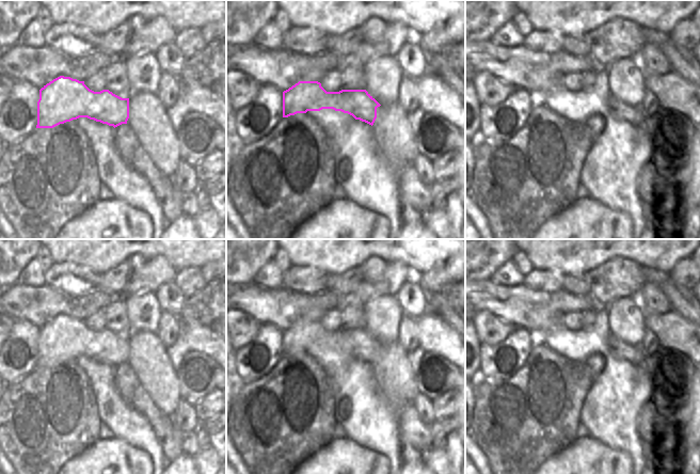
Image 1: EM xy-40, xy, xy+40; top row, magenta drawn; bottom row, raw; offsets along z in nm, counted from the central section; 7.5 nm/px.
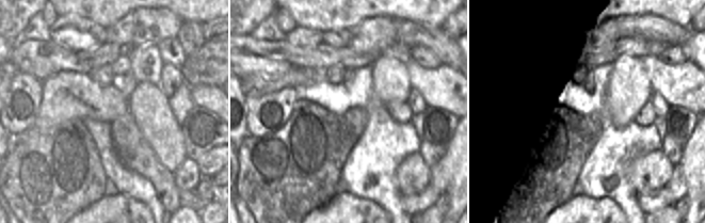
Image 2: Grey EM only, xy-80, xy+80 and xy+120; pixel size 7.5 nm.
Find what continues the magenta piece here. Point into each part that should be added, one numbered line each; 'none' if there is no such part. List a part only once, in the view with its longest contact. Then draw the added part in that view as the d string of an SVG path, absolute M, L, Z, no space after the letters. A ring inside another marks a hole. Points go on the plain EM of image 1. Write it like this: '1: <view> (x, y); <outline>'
none

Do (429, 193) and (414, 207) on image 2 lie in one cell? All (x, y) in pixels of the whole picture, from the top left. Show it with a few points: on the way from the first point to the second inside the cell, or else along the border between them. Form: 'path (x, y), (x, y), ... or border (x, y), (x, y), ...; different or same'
path (426, 196), (417, 204); same

